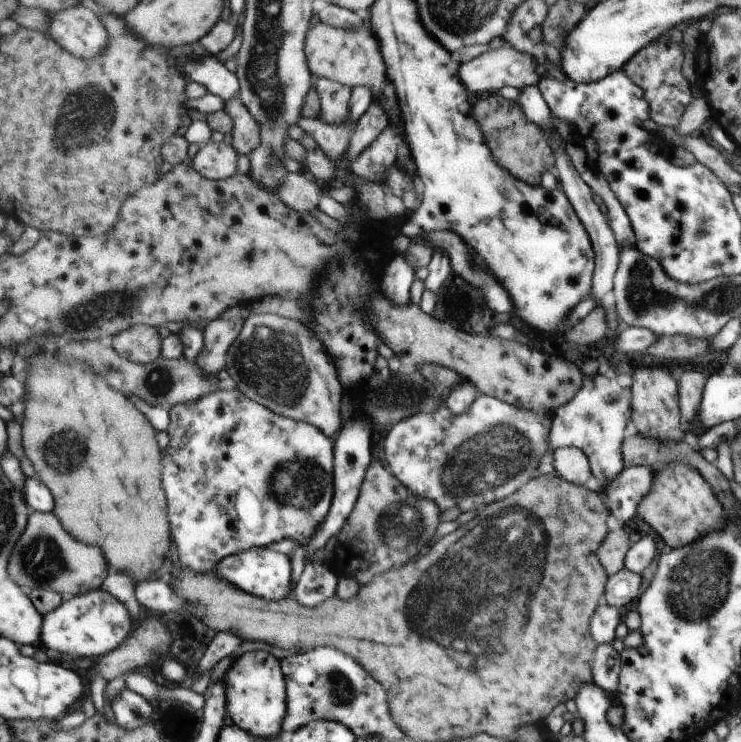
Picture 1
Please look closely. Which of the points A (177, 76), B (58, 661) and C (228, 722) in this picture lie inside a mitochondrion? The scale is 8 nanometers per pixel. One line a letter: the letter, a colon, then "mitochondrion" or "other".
A: other
B: other
C: other

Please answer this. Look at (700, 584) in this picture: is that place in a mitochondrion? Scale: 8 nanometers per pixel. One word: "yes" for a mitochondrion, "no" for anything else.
yes

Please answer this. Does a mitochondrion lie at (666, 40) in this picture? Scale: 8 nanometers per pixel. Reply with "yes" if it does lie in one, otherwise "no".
no

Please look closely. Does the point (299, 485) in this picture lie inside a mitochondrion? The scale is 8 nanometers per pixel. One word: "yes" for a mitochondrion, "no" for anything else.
yes

